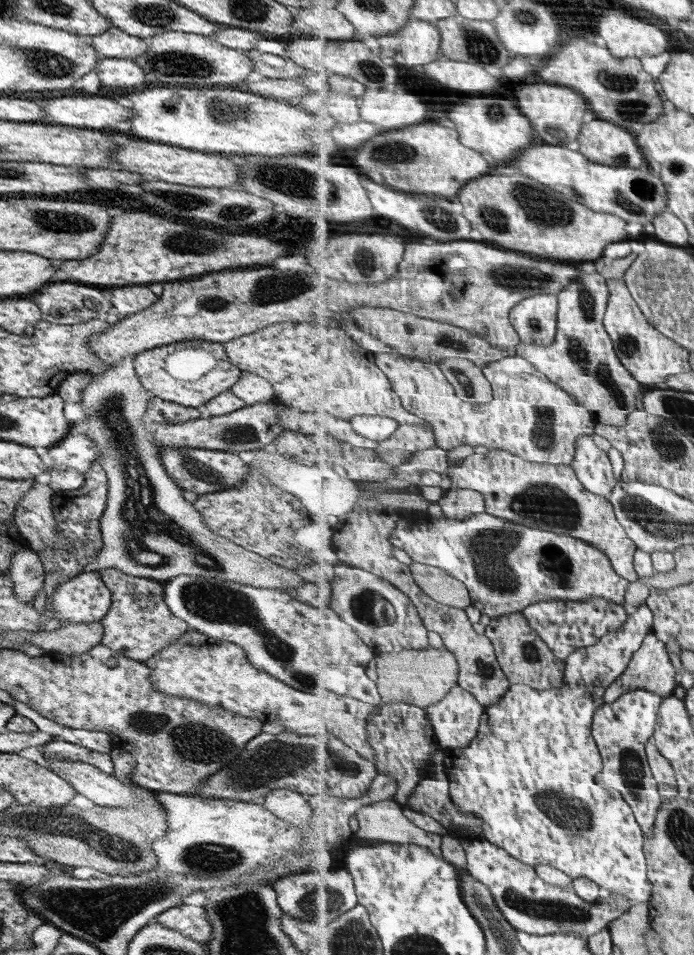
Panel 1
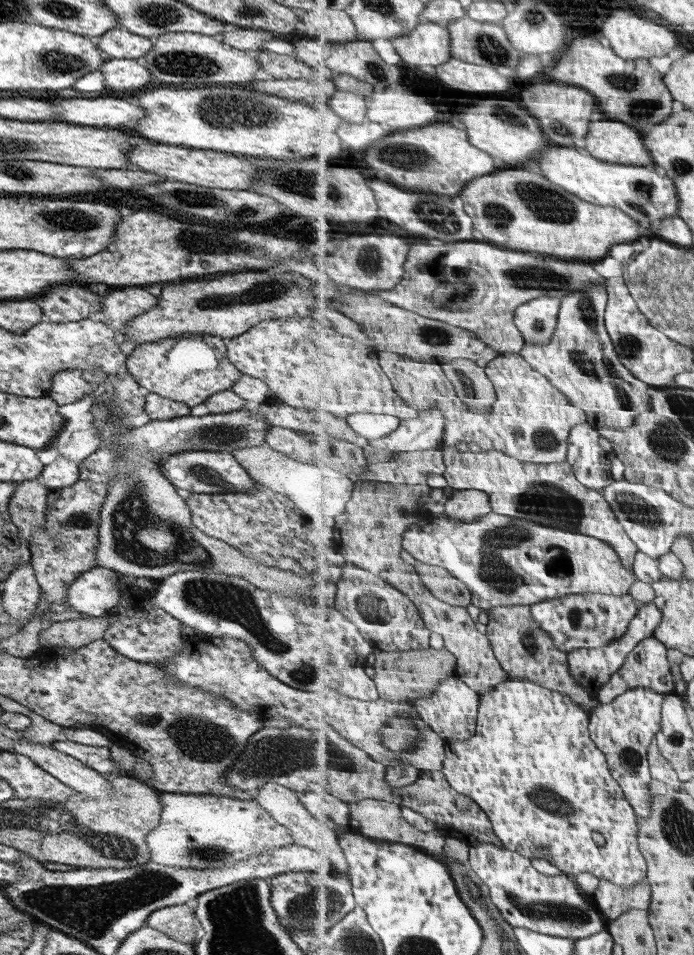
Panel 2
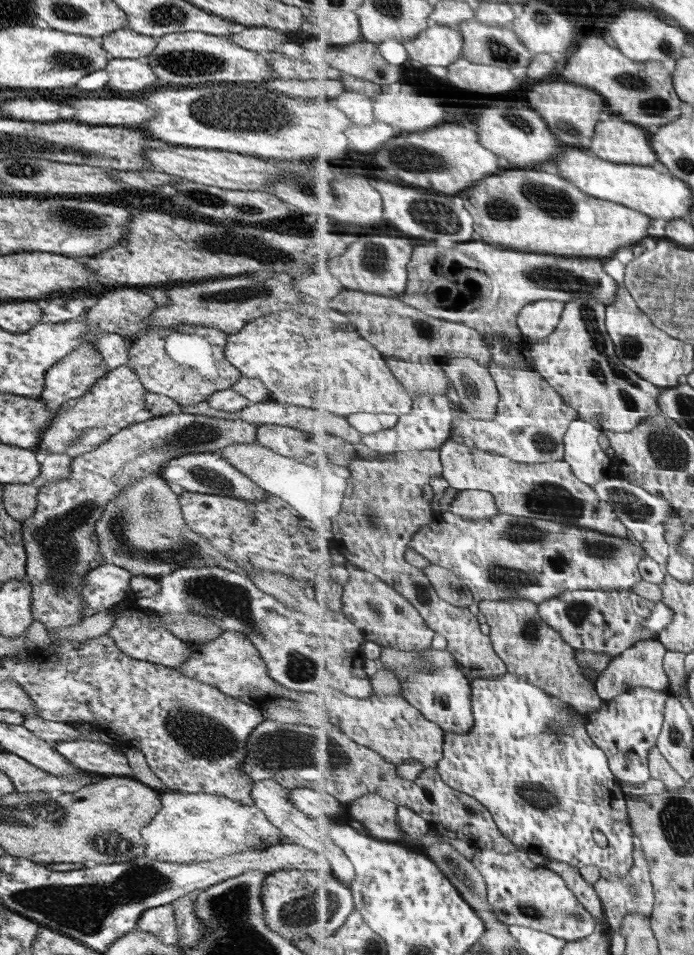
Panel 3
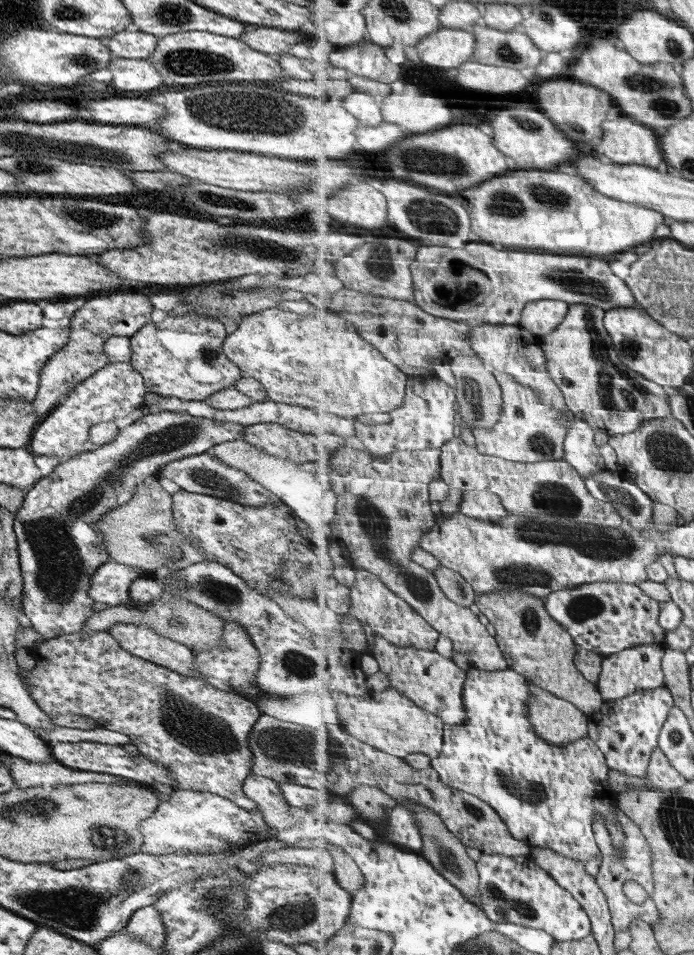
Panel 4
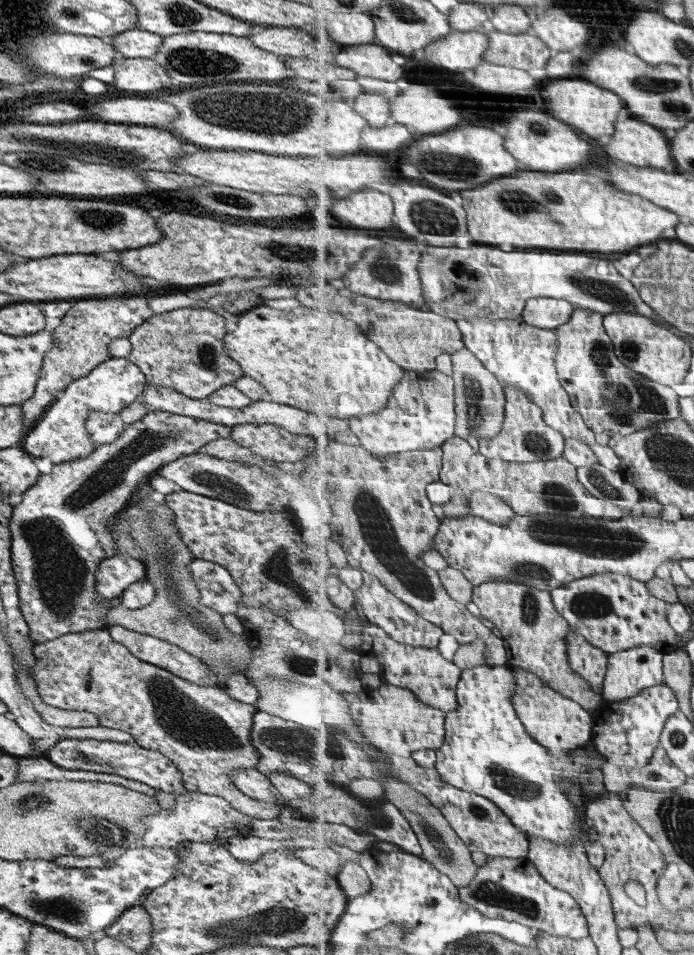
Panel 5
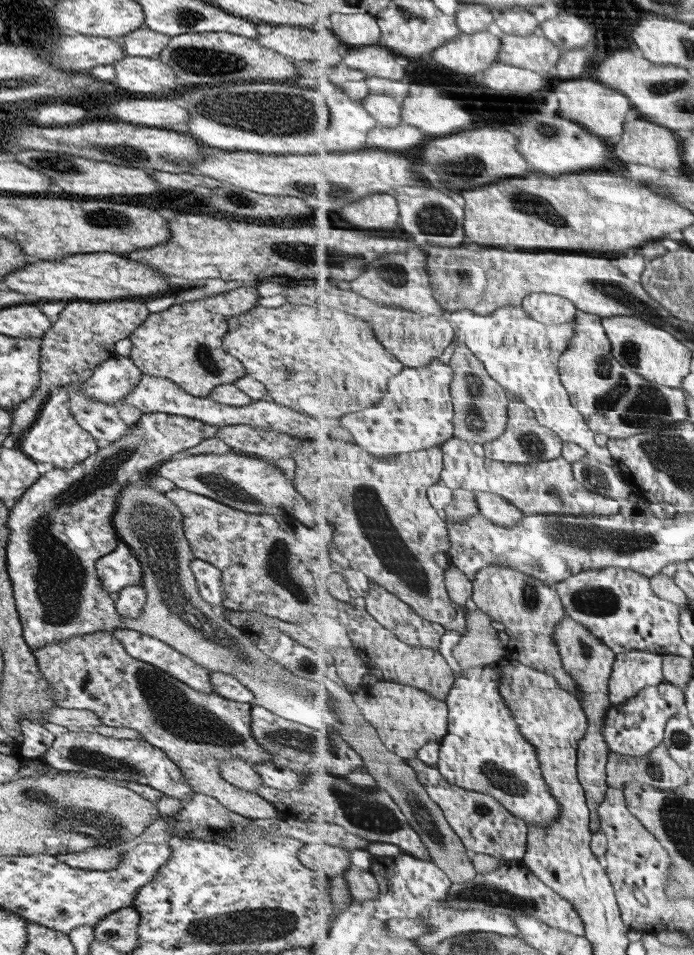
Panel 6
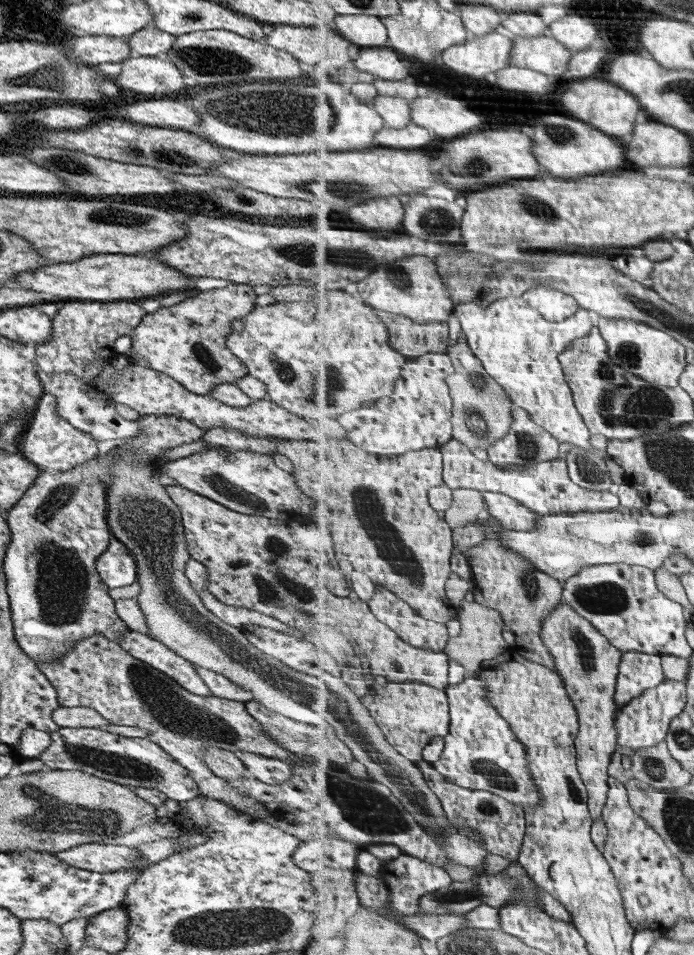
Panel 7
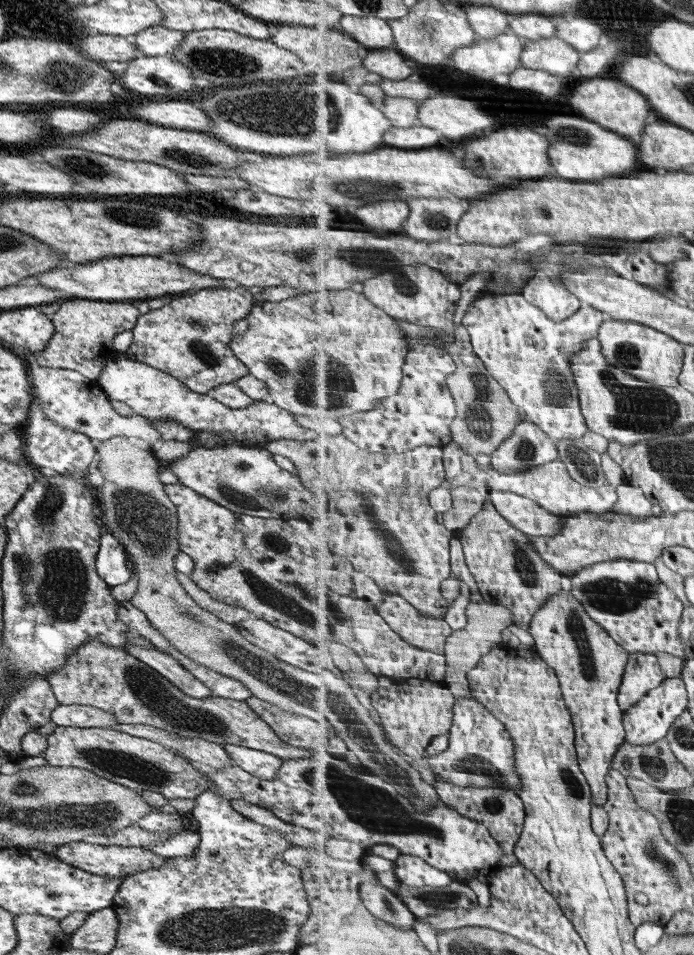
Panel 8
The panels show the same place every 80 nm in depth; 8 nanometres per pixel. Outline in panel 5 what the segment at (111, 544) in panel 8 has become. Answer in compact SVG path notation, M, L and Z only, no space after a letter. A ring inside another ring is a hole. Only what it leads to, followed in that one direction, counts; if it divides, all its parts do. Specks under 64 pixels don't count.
M113 555L103 559L95 569L95 594L109 601L120 598L130 584L145 580L144 566L127 555Z

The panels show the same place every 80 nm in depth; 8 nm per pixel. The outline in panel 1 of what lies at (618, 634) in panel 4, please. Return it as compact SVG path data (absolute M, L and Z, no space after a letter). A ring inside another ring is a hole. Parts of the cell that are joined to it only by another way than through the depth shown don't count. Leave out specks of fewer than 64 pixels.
M589 598L585 602L553 600L533 604L524 610L529 624L538 635L552 648L555 656L567 660L573 651L583 647L595 646L604 636L619 632L629 618L631 609L611 600Z

